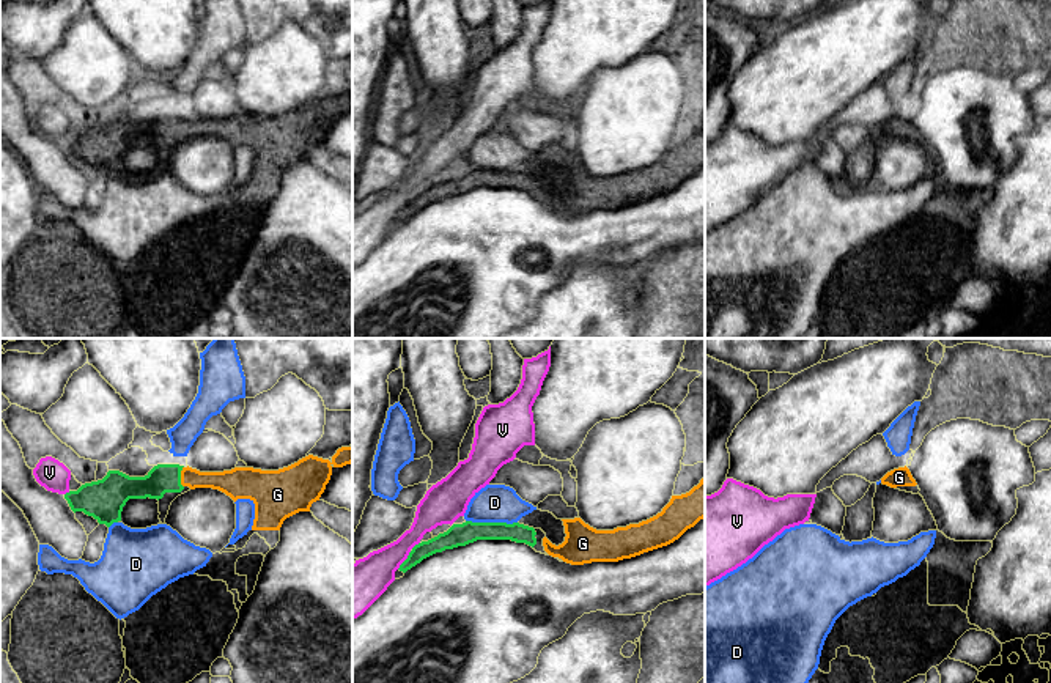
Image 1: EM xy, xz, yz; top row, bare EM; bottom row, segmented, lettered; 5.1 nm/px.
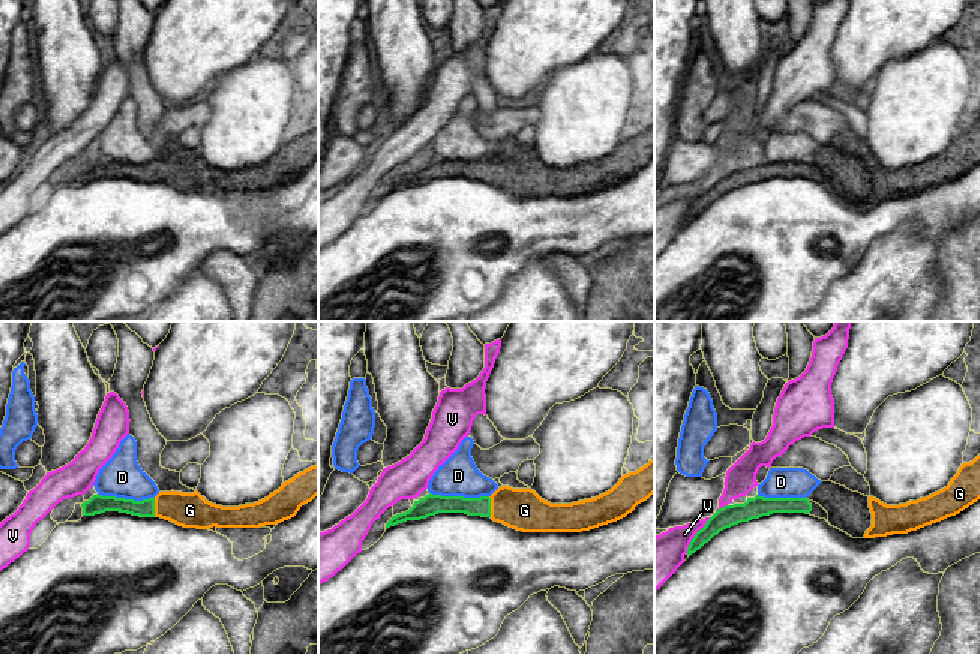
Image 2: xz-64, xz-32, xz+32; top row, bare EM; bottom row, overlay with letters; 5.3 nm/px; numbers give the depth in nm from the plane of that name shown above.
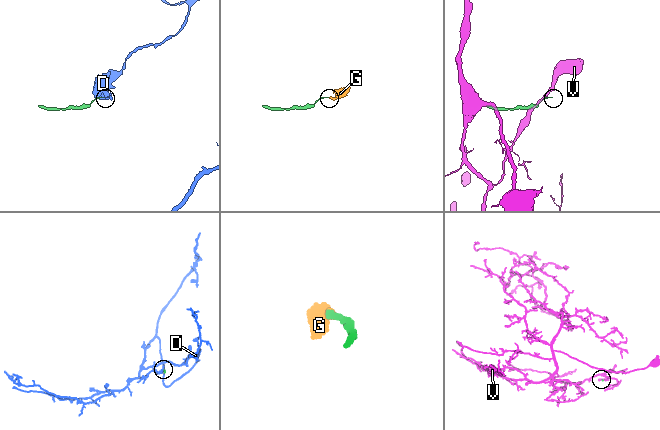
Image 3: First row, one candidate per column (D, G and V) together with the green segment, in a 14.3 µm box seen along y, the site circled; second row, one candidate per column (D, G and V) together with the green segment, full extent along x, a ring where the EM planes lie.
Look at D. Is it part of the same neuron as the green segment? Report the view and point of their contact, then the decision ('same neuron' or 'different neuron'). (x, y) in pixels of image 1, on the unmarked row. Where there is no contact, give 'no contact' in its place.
contact xz (491, 170); different neuron

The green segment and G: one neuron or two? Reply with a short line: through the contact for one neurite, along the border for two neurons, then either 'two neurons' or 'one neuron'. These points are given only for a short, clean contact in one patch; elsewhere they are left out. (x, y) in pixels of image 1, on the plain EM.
one neuron

